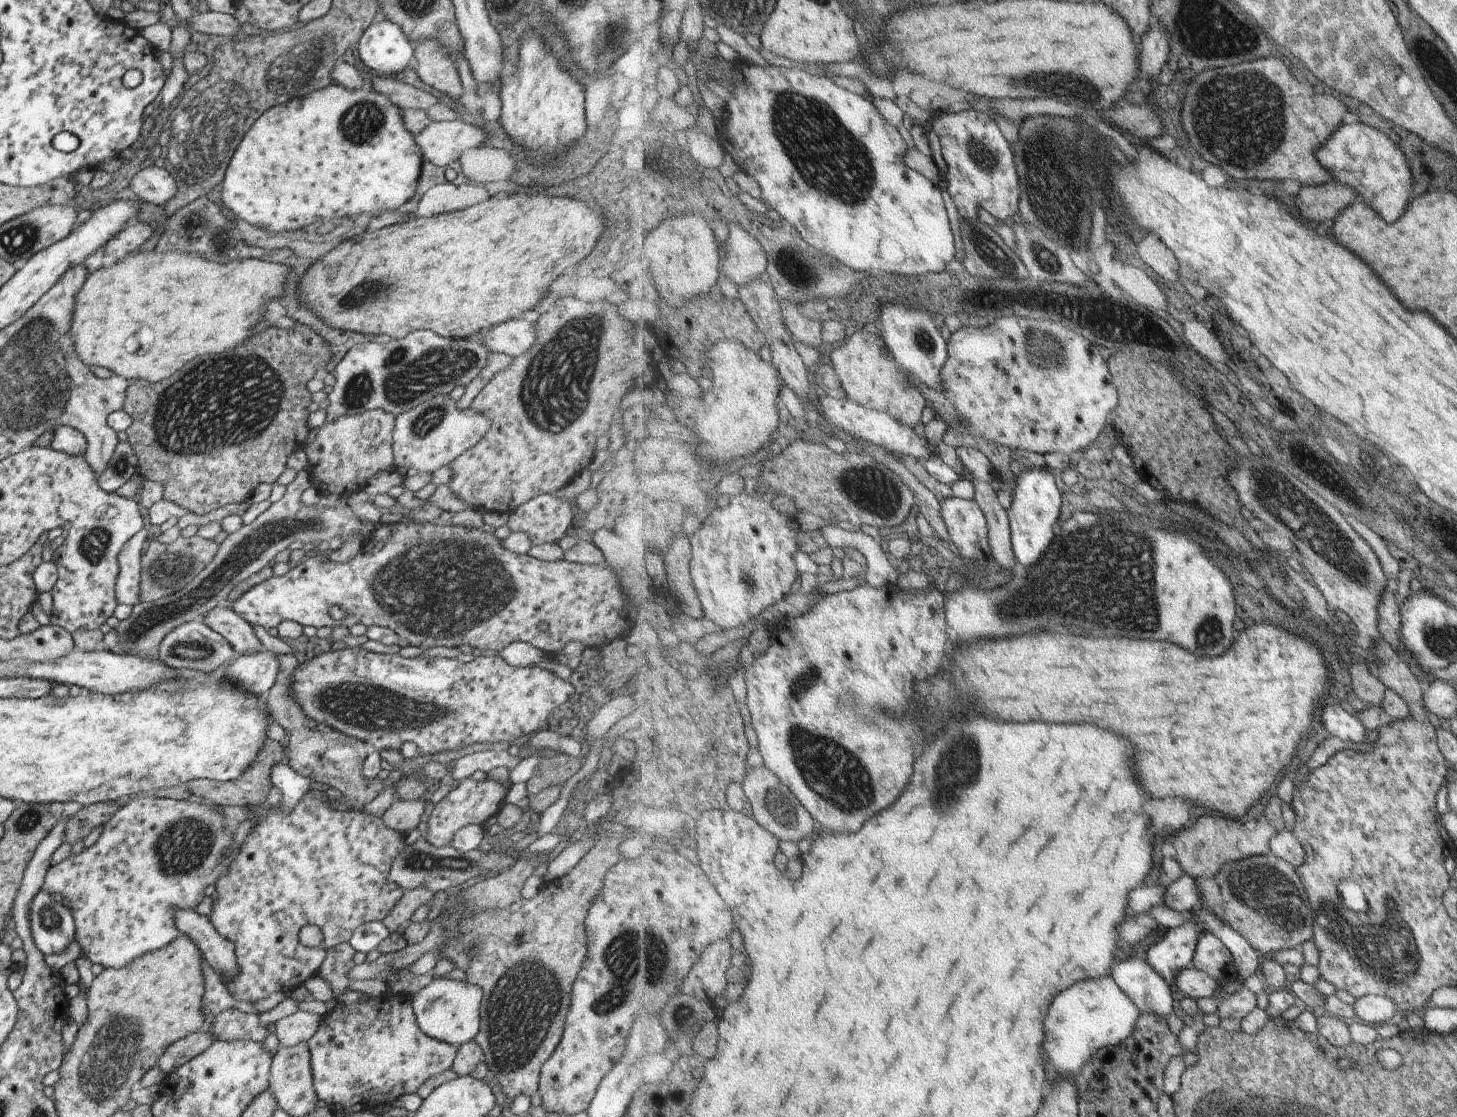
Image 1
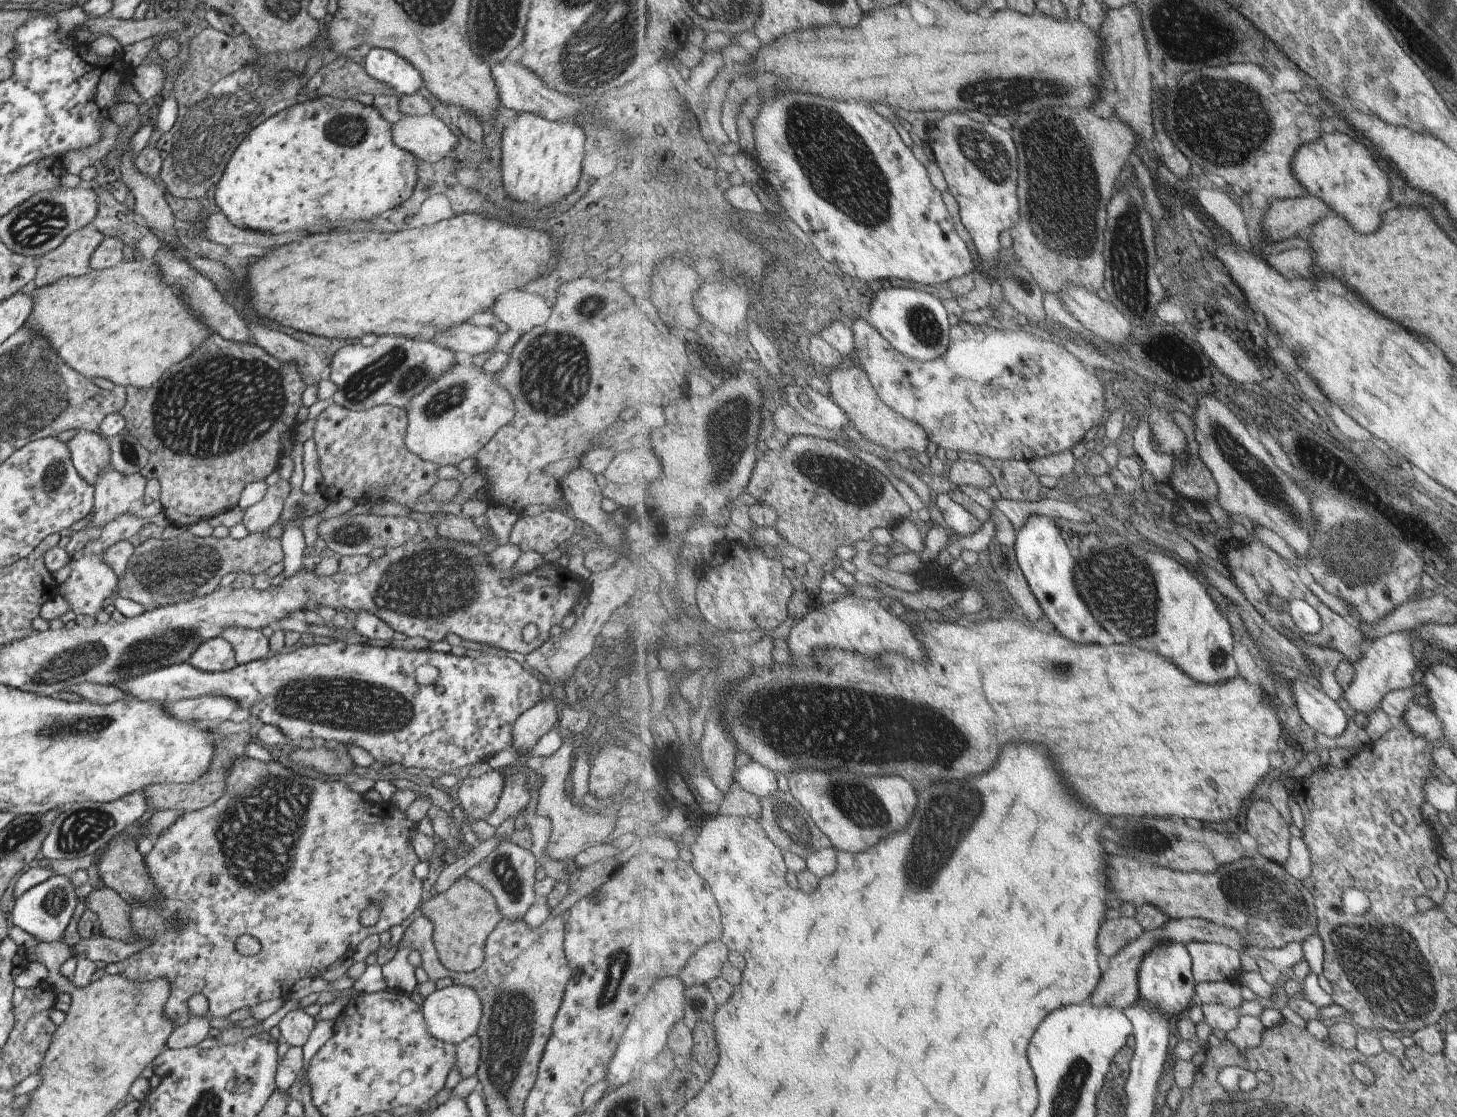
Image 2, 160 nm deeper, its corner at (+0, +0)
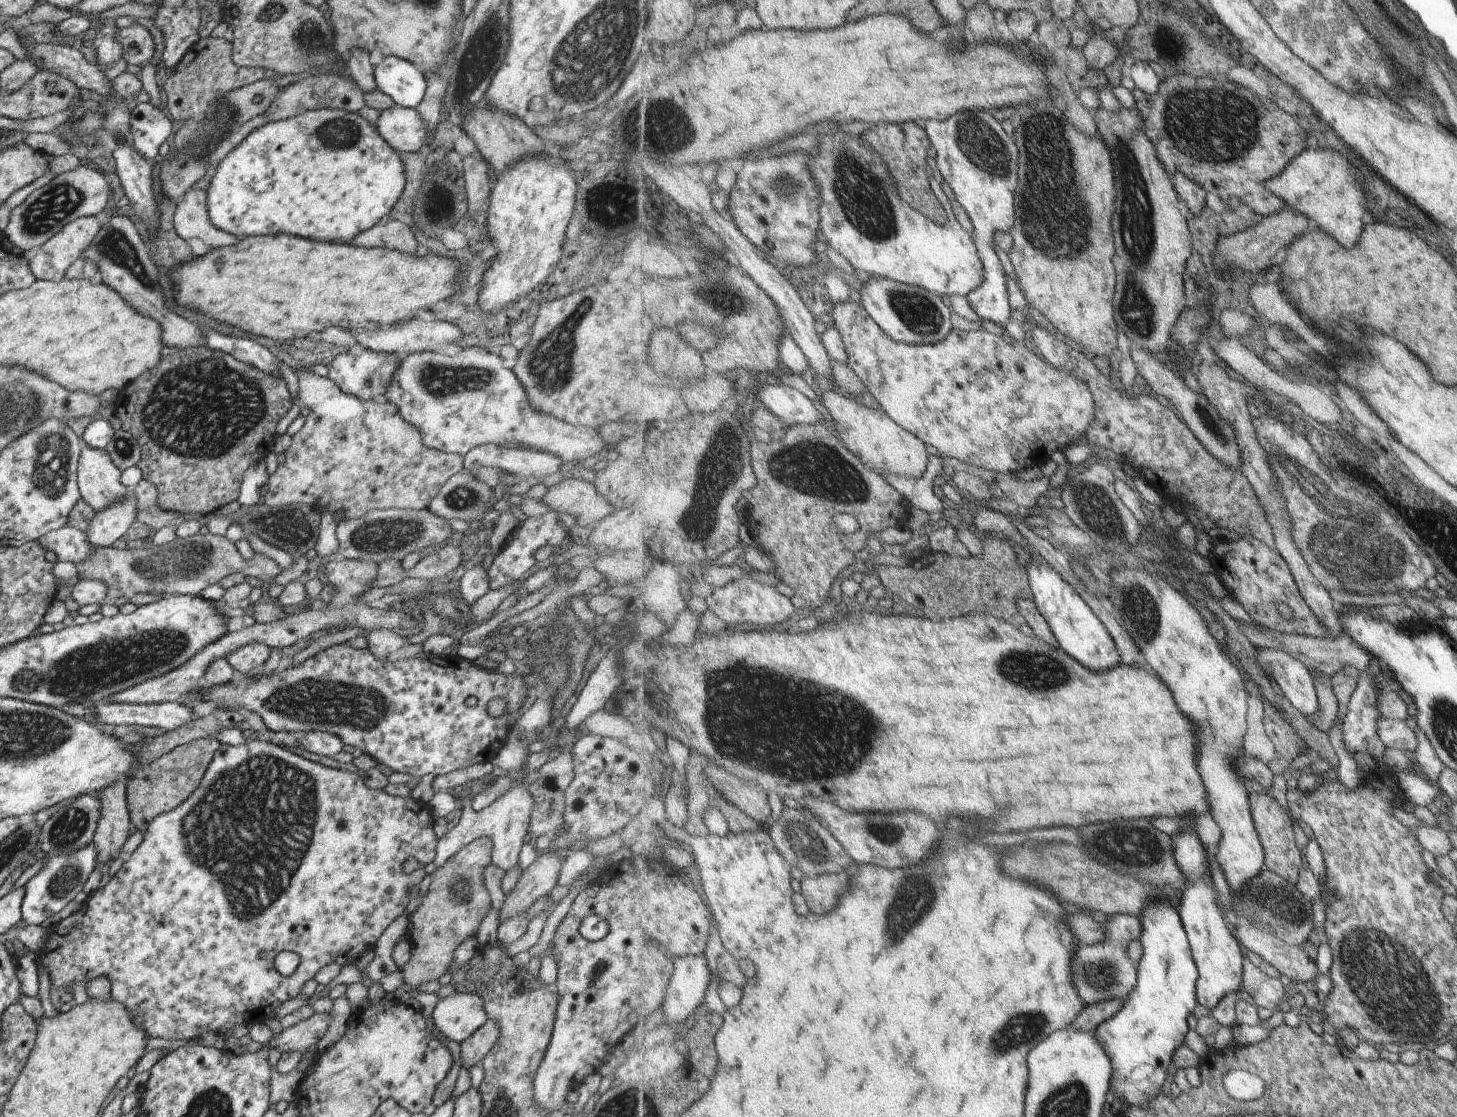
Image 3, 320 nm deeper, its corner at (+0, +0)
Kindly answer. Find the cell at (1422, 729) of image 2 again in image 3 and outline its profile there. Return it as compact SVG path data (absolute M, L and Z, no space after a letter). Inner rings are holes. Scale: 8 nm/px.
M1380 716L1377 722L1377 733L1388 748L1414 751L1417 747L1415 730L1406 721L1397 721Z

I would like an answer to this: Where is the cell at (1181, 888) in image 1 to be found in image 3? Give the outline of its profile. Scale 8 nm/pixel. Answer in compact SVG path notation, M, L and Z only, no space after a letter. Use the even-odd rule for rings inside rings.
M1126 913L1108 917L1109 919L1103 924L1106 938L1098 944L1080 945L1078 954L1074 956L1074 982L1086 1006L1097 1005L1106 1001L1115 1001L1116 999L1129 1002L1132 993L1139 985L1139 966L1138 963L1133 962L1133 958L1130 954L1130 947L1132 941L1141 940L1144 930L1144 920L1142 920L1141 916L1129 915Z

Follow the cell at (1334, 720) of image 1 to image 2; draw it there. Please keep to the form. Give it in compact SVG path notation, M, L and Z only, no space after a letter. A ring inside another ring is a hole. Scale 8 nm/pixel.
M1293 679L1289 684L1302 720L1320 738L1335 739L1346 730L1346 714L1322 688L1314 687L1300 679Z

